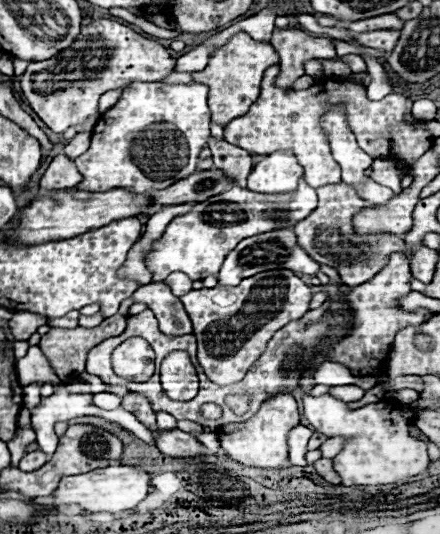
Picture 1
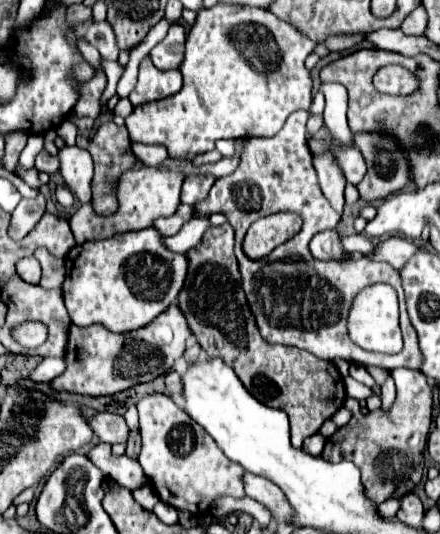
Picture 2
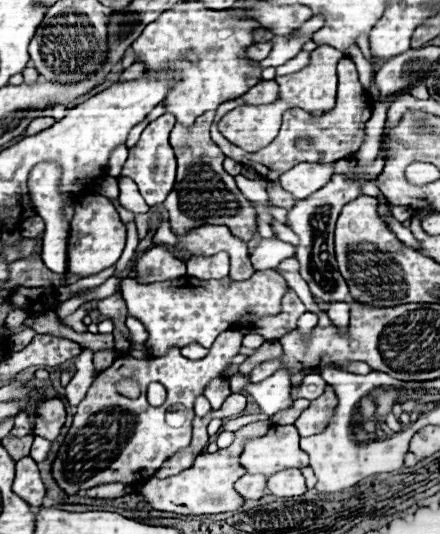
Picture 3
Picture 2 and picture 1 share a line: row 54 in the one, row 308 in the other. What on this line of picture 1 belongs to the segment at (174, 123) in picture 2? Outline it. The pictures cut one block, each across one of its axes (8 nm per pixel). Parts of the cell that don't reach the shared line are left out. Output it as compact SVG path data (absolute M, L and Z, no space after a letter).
M266 270L264 274L254 274L252 278L244 278L238 286L216 286L216 288L202 288L202 290L190 290L188 294L180 296L180 302L184 304L192 324L194 324L194 336L198 340L198 362L214 384L232 384L240 382L244 374L250 370L250 366L260 358L264 352L264 346L272 338L280 326L300 320L308 312L308 304L312 300L312 290L306 286L294 272L290 270Z

